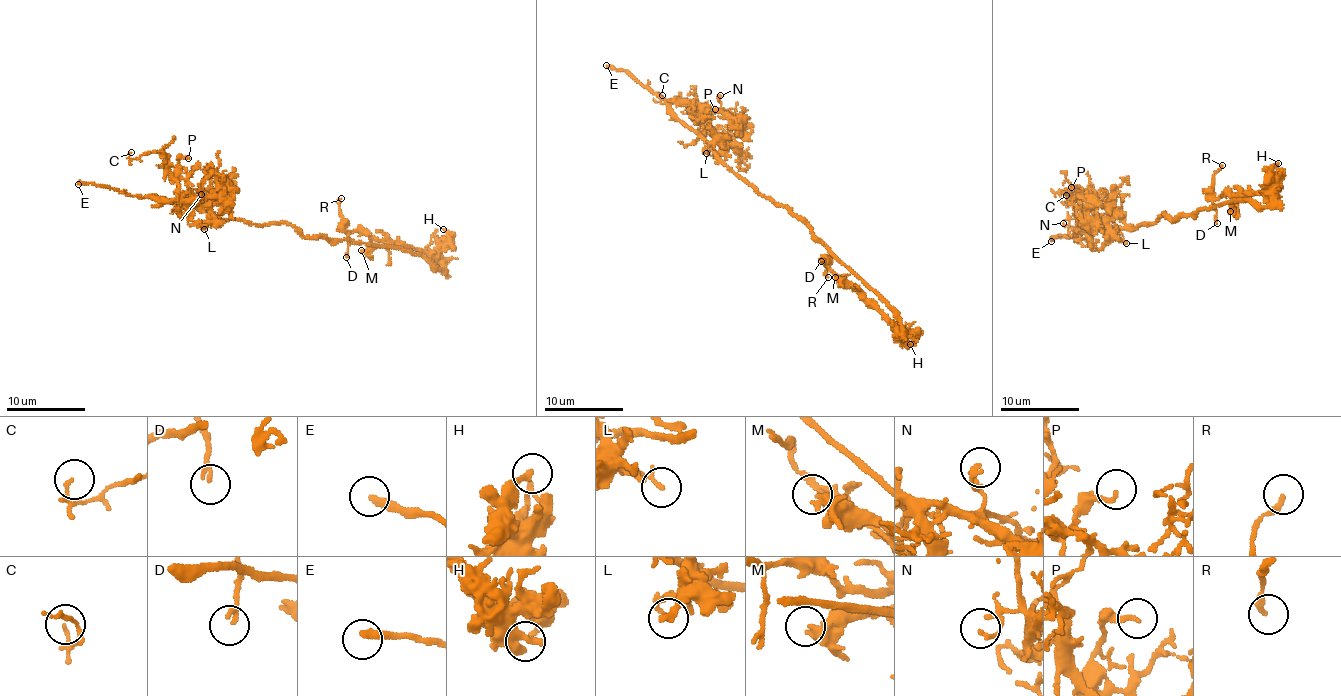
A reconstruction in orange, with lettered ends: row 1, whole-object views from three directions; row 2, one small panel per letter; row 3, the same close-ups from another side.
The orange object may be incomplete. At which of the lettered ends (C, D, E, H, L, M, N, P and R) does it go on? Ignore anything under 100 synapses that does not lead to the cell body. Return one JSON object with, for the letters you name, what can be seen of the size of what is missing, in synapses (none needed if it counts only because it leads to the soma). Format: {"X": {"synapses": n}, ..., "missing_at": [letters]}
{"missing_at": ["E"]}

